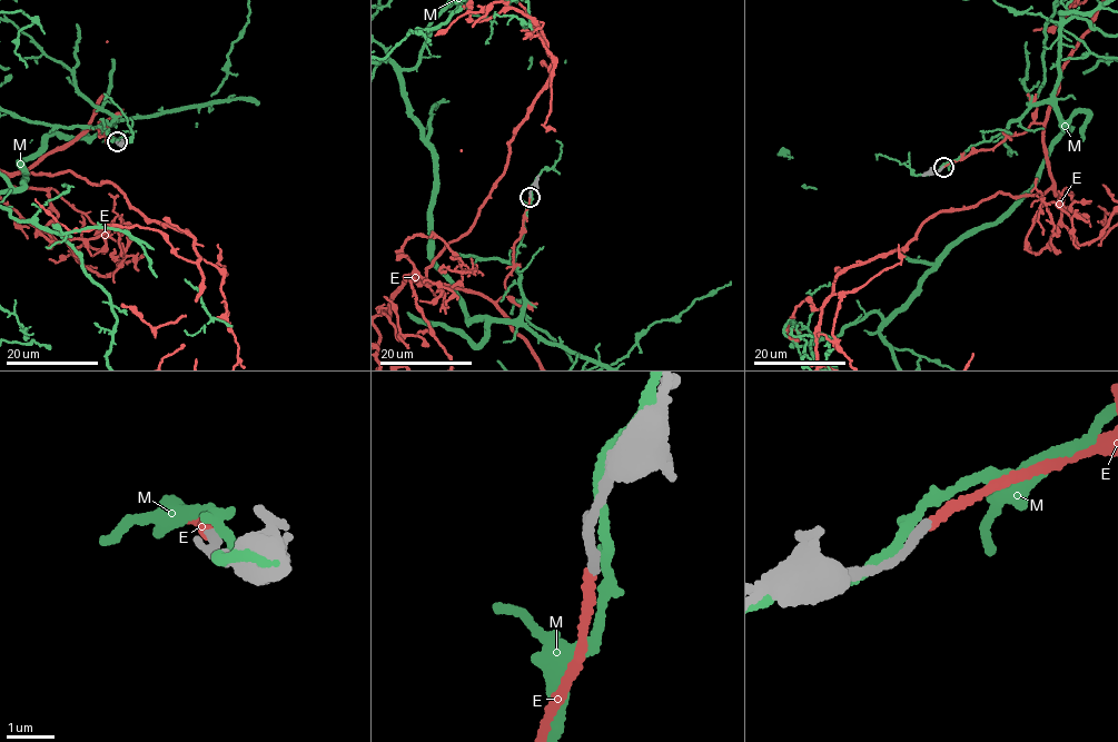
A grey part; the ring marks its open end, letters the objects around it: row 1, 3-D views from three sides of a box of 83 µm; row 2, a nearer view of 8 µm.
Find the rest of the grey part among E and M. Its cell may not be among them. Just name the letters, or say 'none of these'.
E

